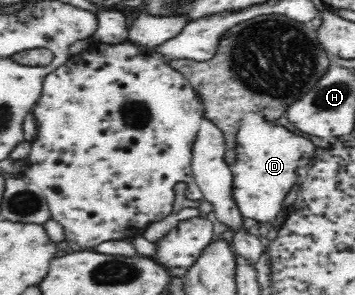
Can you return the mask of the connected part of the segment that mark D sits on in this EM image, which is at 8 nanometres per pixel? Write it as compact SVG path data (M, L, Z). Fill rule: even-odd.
M246 113L236 133L236 160L230 165L233 186L232 196L242 216L258 223L273 221L285 209L283 201L298 180L297 169L311 161L315 145L281 125L271 125L262 113Z

